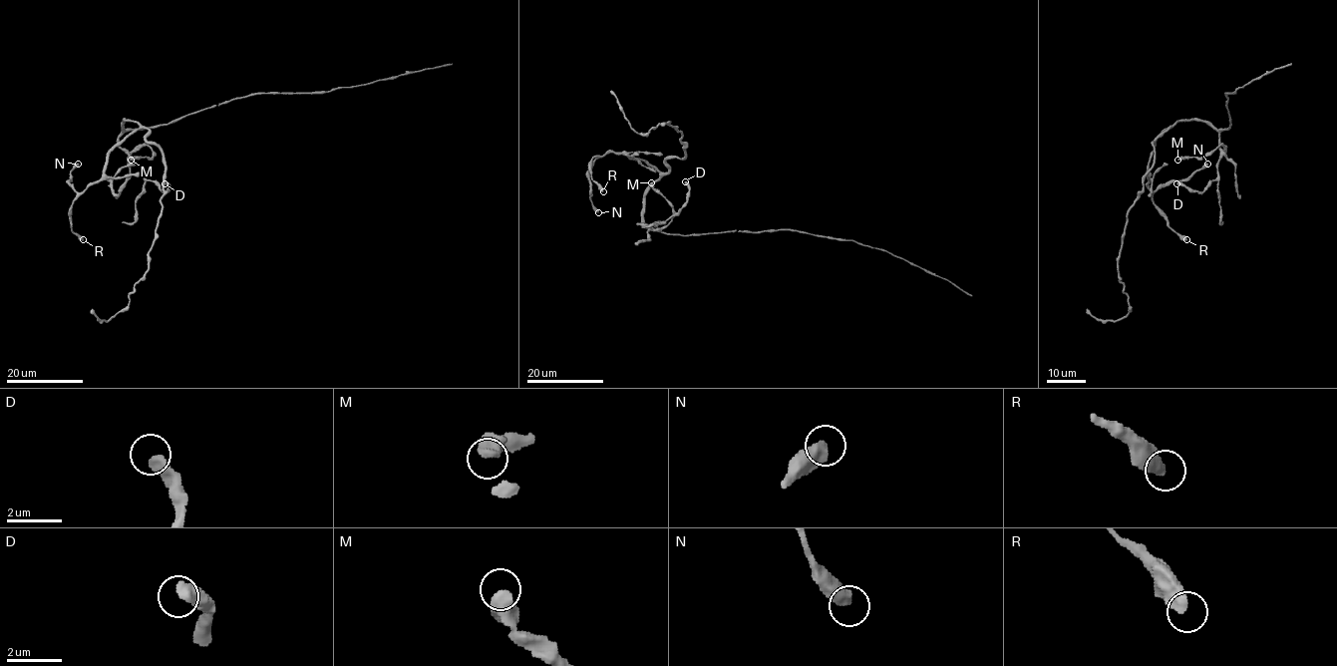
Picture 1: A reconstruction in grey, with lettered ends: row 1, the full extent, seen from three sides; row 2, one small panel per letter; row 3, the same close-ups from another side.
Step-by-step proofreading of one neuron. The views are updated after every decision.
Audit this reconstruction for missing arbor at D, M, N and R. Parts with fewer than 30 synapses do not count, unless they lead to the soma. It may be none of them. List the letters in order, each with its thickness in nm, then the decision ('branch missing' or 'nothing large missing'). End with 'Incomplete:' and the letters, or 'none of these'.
D: 480 nm | nothing large missing
M: 460 nm | nothing large missing
N: 500 nm | nothing large missing
R: 550 nm | nothing large missing
Incomplete: none of these

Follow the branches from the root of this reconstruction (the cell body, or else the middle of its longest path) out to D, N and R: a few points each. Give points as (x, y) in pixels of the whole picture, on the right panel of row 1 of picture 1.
D: (1223, 129), (1219, 136), (1217, 177), (1201, 192), (1176, 183)
N: (1223, 129), (1194, 120), (1167, 128), (1151, 153), (1148, 187), (1153, 192), (1186, 180), (1207, 164)
R: (1223, 129), (1200, 121), (1177, 121), (1156, 139), (1151, 153), (1151, 199), (1167, 223), (1186, 239)

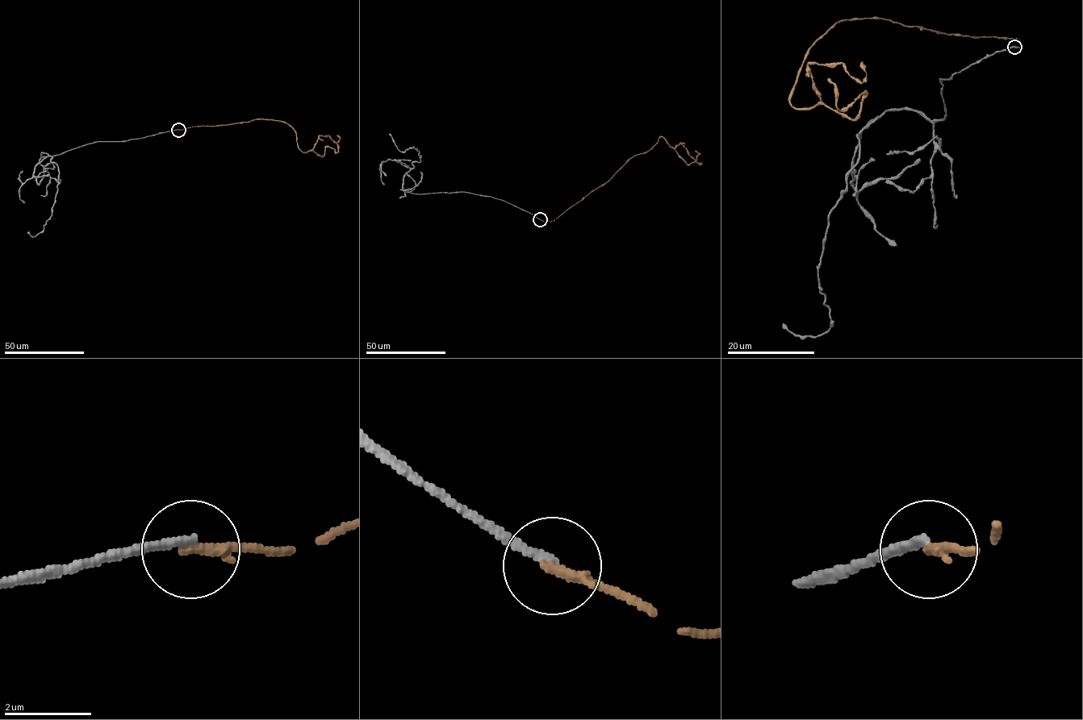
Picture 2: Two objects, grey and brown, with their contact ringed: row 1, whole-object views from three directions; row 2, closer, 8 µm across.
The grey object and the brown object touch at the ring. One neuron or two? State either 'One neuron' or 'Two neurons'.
Two neurons

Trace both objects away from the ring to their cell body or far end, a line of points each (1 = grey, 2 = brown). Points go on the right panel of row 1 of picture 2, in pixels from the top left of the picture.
1: (1015, 47), (939, 80), (942, 120), (886, 110), (858, 134), (820, 260), (830, 326), (813, 336), (783, 323)
2: (1015, 47), (1017, 39), (852, 18), (810, 47), (790, 103), (854, 118), (864, 93), (842, 110), (827, 78)

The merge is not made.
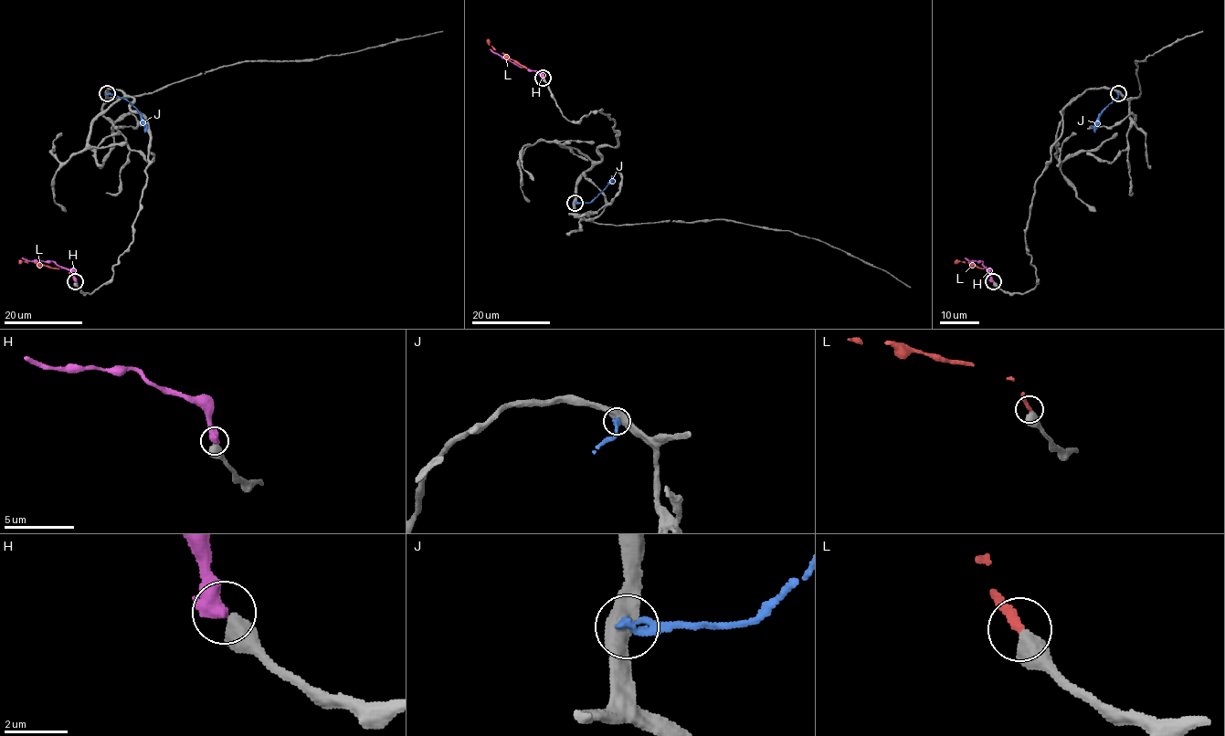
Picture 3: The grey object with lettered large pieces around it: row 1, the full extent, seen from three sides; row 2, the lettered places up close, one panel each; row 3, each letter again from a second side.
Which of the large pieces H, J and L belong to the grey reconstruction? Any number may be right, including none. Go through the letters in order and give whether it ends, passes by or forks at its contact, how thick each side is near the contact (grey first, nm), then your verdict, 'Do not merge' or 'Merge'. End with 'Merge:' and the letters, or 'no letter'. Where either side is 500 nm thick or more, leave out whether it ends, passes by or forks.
H: Thickness 600 nm (grey) against 600 nm. Do not merge
J: Thickness 550 nm (grey) against 360 nm. Do not merge
L: Thickness 600 nm (grey) against 280 nm. Merge
Merge: L

